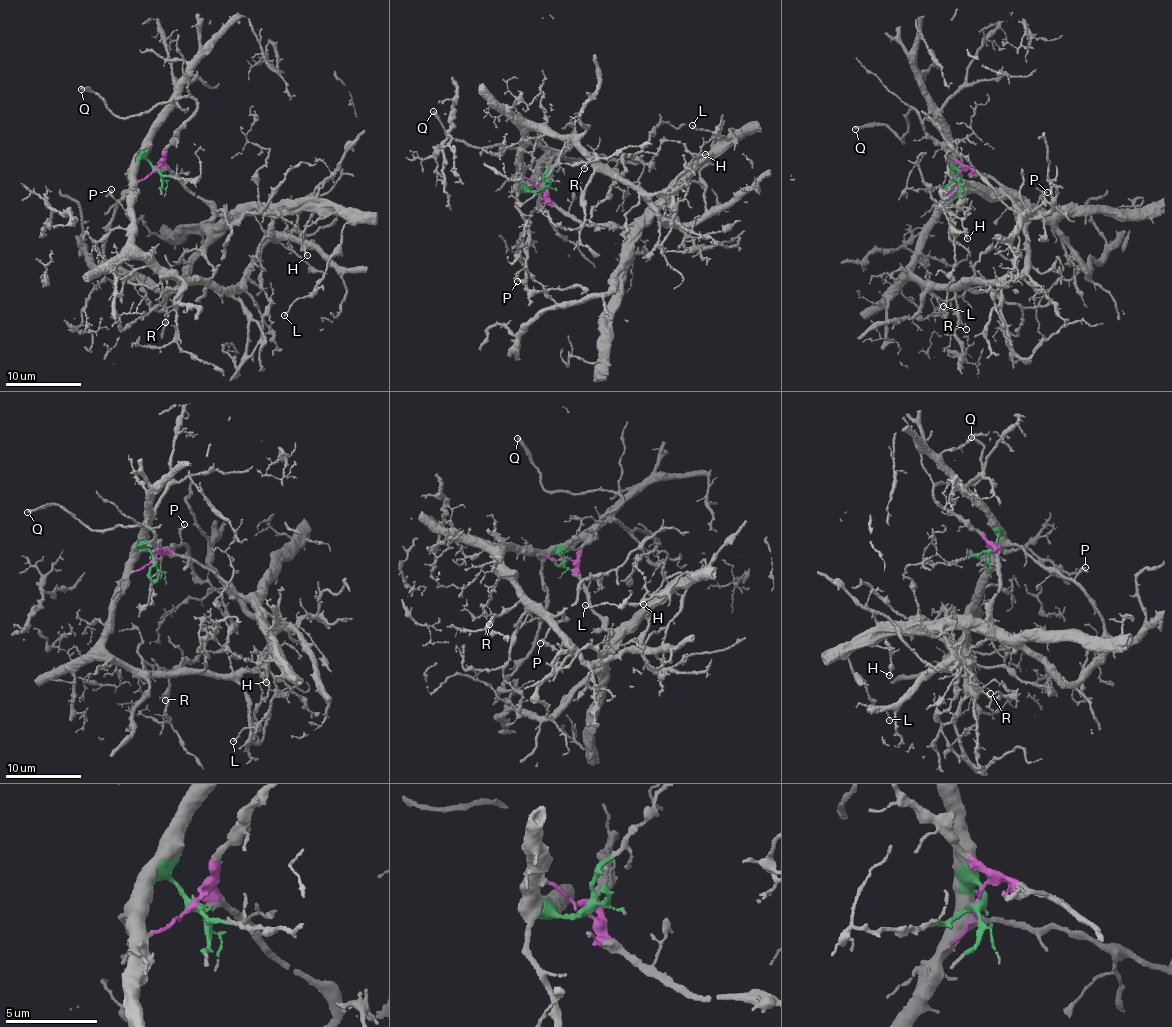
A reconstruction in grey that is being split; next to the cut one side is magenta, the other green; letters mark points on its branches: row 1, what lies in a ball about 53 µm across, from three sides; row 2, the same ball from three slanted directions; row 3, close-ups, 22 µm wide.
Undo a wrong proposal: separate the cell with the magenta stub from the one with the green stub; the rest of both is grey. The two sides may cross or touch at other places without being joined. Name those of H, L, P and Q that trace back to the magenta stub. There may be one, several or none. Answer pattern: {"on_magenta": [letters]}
{"on_magenta": ["H", "L", "Q"]}

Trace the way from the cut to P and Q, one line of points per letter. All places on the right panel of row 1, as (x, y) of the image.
P: (958, 180), (958, 170), (961, 184), (1001, 190), (1028, 203), (1036, 203), (1047, 191)
Q: (958, 180), (960, 166), (932, 141), (915, 110), (906, 114), (902, 143), (884, 125), (855, 129)

